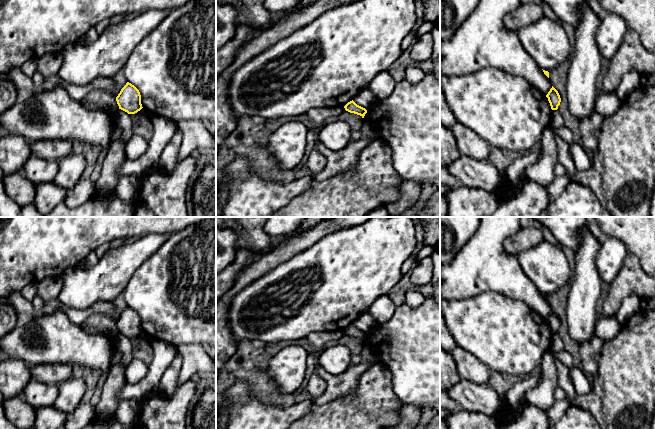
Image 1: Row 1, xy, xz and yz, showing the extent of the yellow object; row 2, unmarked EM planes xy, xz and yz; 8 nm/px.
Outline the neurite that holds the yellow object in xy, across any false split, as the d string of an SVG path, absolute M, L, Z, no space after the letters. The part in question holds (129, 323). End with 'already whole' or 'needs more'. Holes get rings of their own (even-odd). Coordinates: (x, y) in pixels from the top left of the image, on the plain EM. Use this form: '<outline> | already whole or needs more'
M129 306L121 313L116 325L119 333L128 338L135 338L143 332L139 314Z | already whole

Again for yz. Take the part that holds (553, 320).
M553 310L548 316L548 318L546 319L546 321L548 322L551 333L557 334L558 330L560 329L561 322L560 322L558 315Z | already whole

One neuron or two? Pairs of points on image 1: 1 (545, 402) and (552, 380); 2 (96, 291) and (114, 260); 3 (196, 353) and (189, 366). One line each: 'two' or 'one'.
1: one
2: one
3: one

